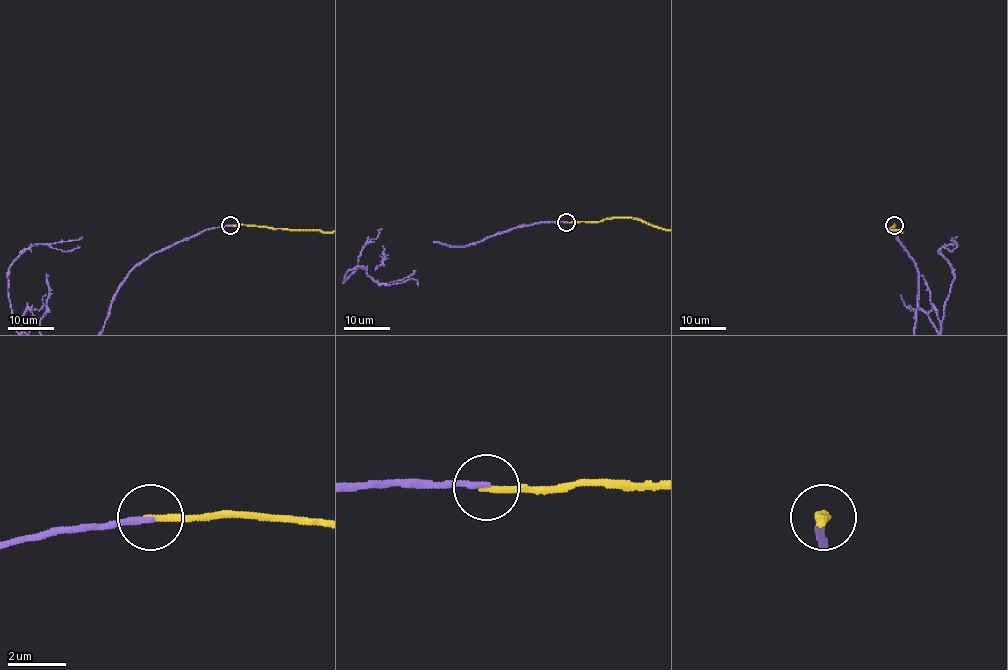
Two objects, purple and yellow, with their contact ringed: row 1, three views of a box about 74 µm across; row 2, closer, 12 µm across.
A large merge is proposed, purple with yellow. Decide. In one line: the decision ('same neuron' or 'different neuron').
same neuron

